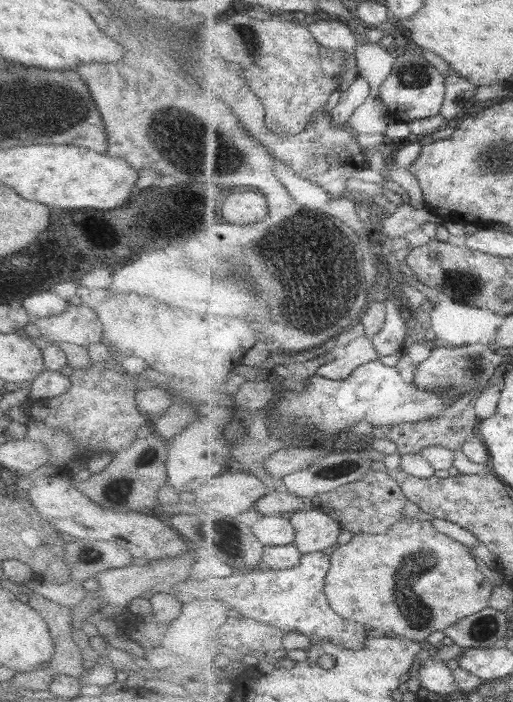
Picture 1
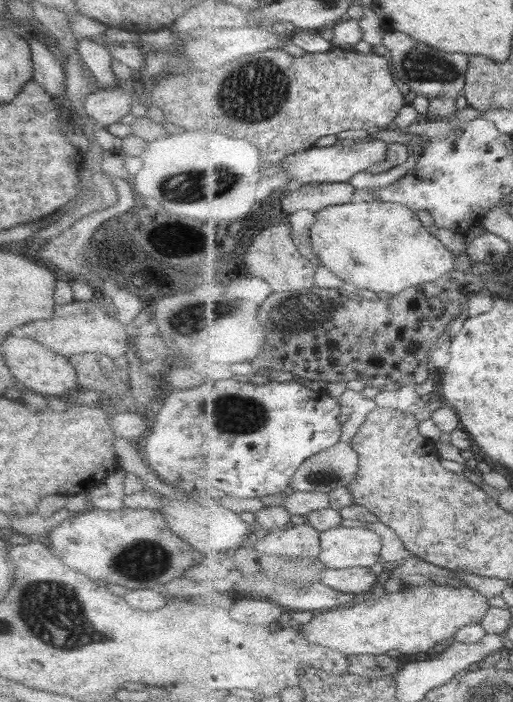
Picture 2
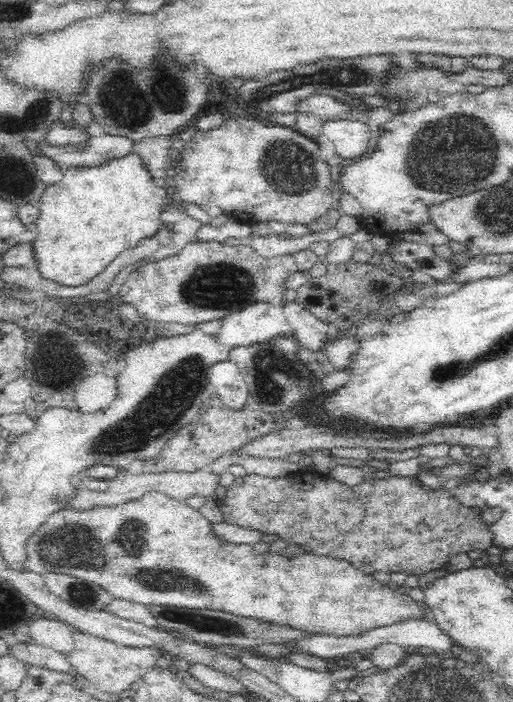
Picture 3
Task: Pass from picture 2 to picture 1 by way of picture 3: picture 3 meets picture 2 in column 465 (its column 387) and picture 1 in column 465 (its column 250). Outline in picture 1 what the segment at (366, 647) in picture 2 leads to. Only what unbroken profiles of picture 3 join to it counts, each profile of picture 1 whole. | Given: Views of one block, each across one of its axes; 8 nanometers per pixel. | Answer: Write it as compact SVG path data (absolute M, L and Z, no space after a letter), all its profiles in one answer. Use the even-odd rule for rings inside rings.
M405 516L386 534L354 535L347 544L337 546L333 552L330 553L332 569L329 572L328 578L325 580L325 592L328 595L333 610L336 610L336 613L343 618L361 623L366 626L367 629L381 630L383 637L405 637L409 640L426 645L429 636L434 632L451 628L460 620L472 614L477 614L477 612L481 612L481 610L485 610L485 608L490 606L495 586L491 584L491 580L489 580L483 572L479 572L479 566L477 566L475 558L471 557L467 547L469 546L466 546L465 543L457 542L457 539L451 538L449 535L443 534L441 531L437 530L436 527L432 525L431 521L421 521L413 517Z

